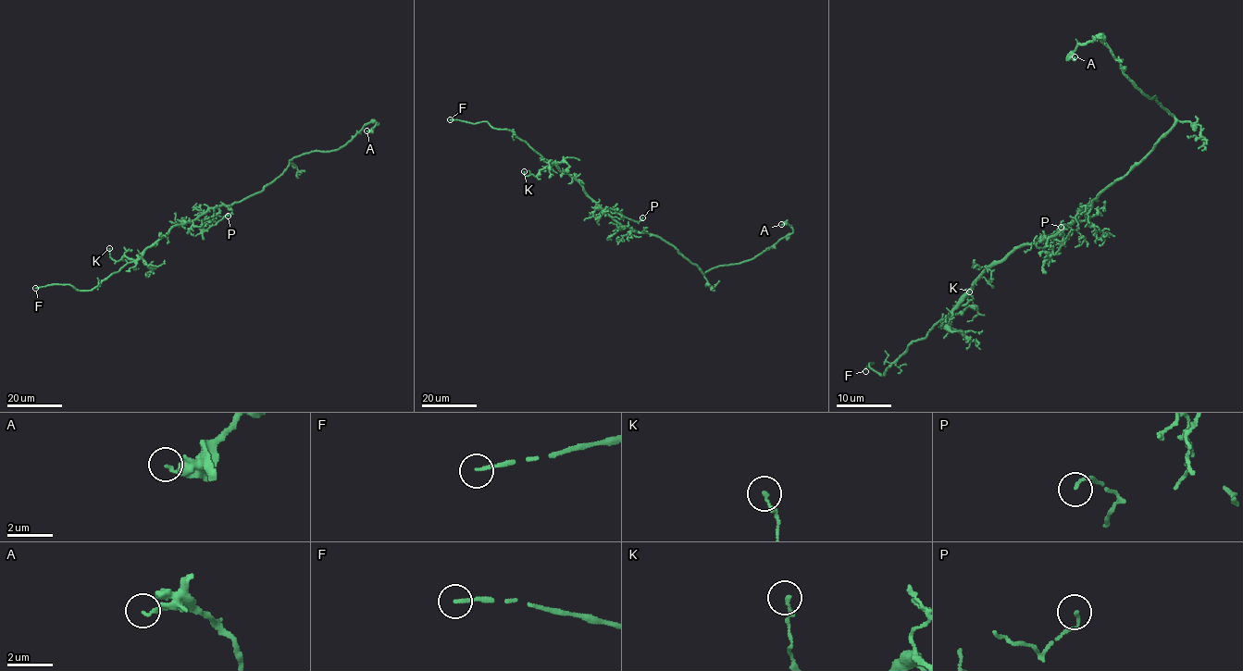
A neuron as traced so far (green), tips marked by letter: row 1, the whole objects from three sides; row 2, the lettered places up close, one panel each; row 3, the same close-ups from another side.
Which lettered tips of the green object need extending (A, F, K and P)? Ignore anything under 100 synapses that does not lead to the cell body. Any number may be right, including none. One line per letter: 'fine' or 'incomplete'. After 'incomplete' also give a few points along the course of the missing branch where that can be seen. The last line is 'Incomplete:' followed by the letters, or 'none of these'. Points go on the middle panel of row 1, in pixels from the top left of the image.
A: fine
F: incomplete
K: fine
P: fine
Incomplete: F

